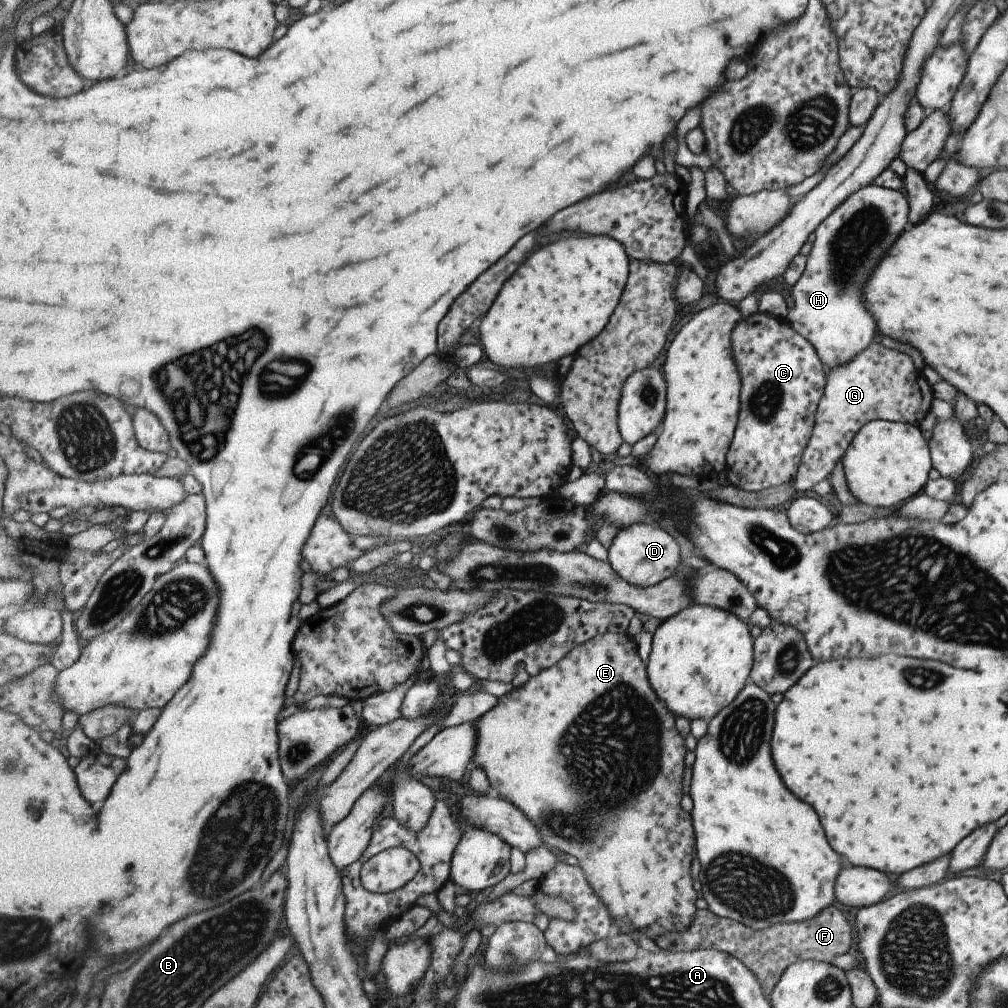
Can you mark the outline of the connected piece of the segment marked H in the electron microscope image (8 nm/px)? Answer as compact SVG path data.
M869 183L841 201L813 231L813 242L806 255L803 272L792 286L793 308L788 310L785 320L812 344L825 368L825 373L838 365L848 363L857 356L857 353L871 344L873 334L877 332L876 321L859 300L861 278L865 282L865 276L869 274L869 270L885 254L885 250L891 246L897 234L905 228L907 216L908 200L905 195L899 190L886 189L875 183Z

